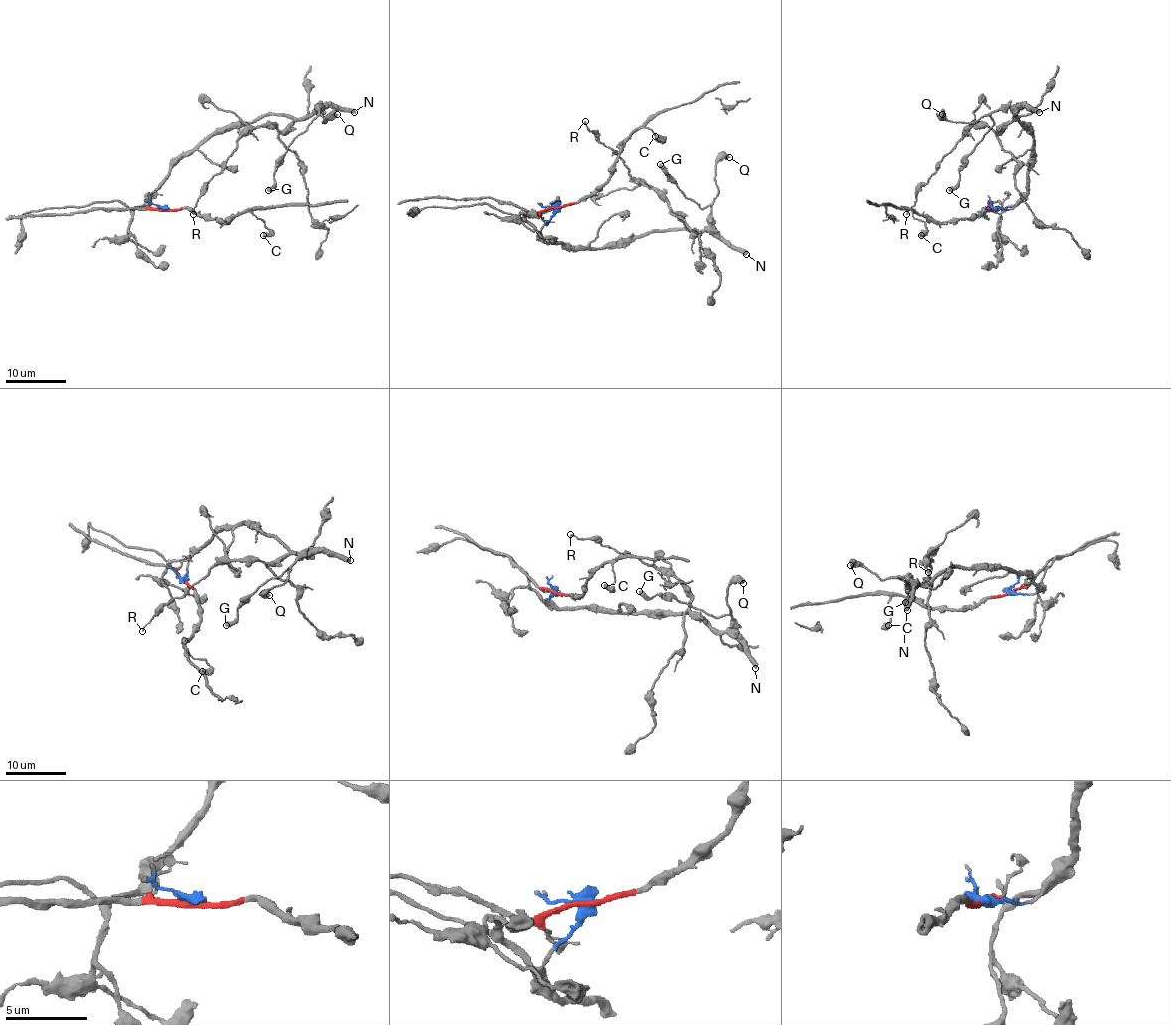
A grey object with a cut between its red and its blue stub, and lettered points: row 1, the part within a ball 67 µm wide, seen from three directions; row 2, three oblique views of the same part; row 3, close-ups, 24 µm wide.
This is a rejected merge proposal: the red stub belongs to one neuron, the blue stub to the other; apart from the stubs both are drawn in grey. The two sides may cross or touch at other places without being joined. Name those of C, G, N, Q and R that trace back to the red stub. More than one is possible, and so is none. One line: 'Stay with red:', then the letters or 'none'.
Stay with red: C

